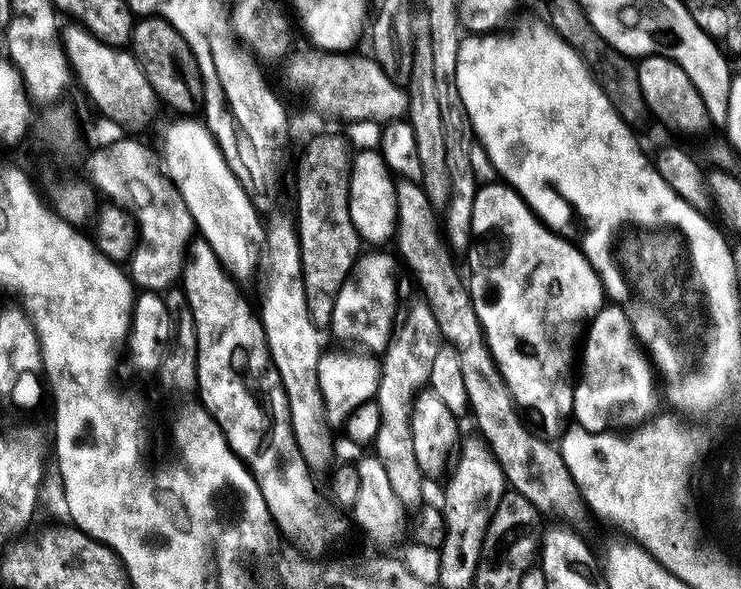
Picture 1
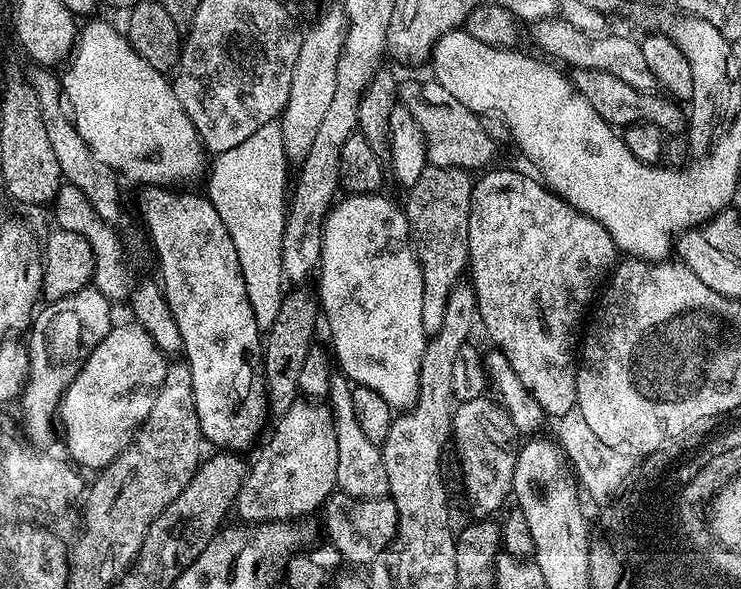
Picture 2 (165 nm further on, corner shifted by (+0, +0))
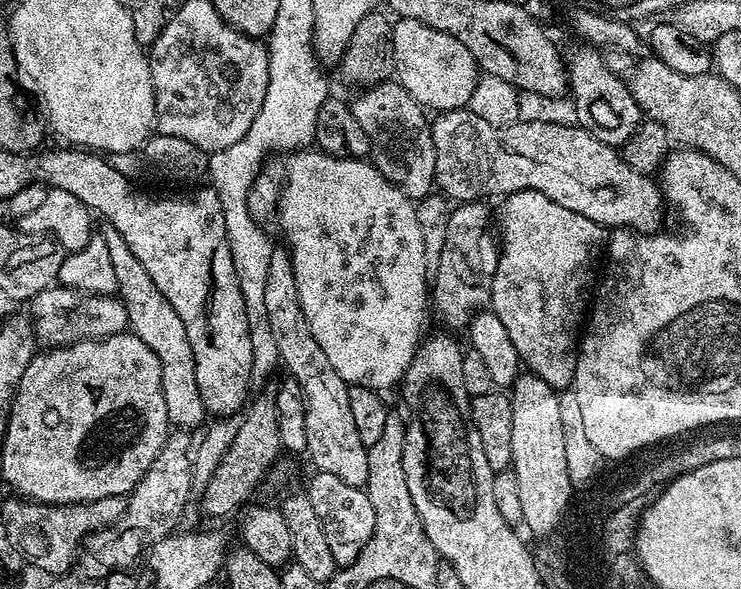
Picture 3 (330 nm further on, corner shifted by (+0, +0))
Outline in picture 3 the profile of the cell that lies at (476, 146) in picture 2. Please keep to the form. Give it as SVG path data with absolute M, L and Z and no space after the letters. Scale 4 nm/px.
M467 107L455 108L453 112L441 112L435 119L431 121L436 151L435 187L449 201L483 201L488 198L484 196L503 198L511 192L534 190L546 194L550 202L558 202L558 206L566 206L566 210L574 210L574 214L582 214L582 218L598 222L606 230L652 234L663 225L660 223L664 220L666 201L659 183L651 175L640 173L628 165L613 145L598 142L598 138L594 138L594 134L584 128L571 123L555 124L552 120L527 118L501 126L486 122L486 118L478 118L478 114L469 112Z

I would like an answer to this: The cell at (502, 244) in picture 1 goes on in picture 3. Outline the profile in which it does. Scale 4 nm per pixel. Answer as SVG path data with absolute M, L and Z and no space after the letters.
M534 190L511 192L503 197L501 204L504 205L500 216L498 212L500 257L494 274L490 311L506 326L506 334L510 334L510 342L514 342L514 350L518 350L521 365L527 371L542 378L551 388L571 389L578 337L586 320L586 301L594 288L592 271L596 268L596 259L599 256L601 259L606 229L598 222L590 222L590 218L582 218L582 214L574 214L574 210L566 210L566 206L558 206L558 202L550 202L546 194Z

